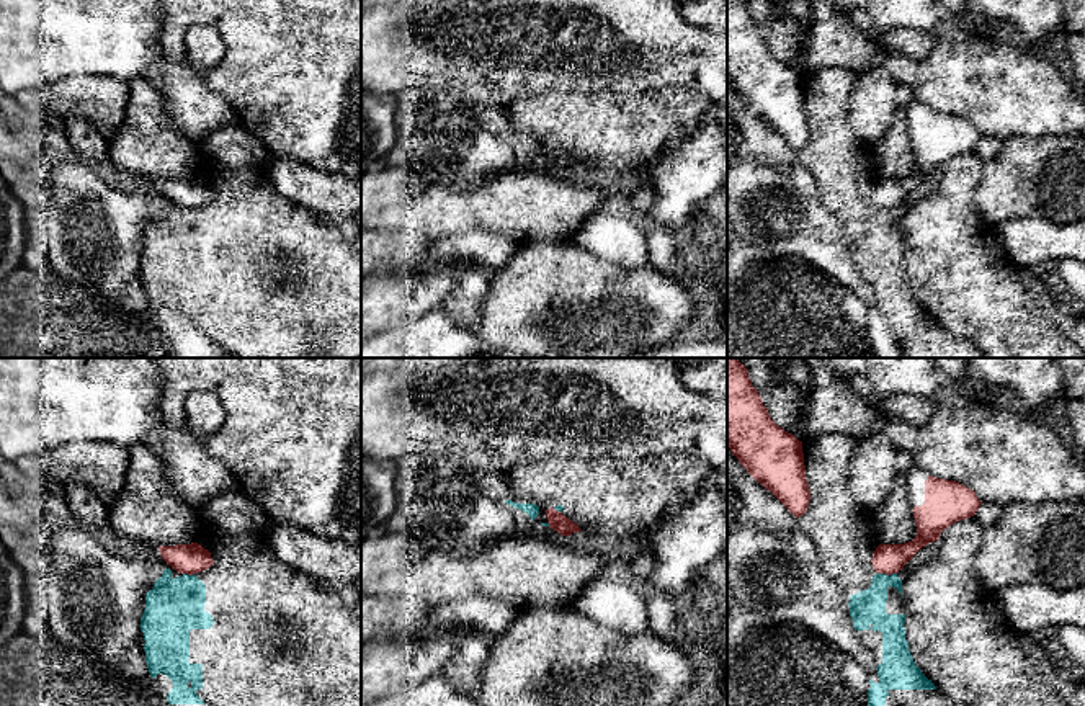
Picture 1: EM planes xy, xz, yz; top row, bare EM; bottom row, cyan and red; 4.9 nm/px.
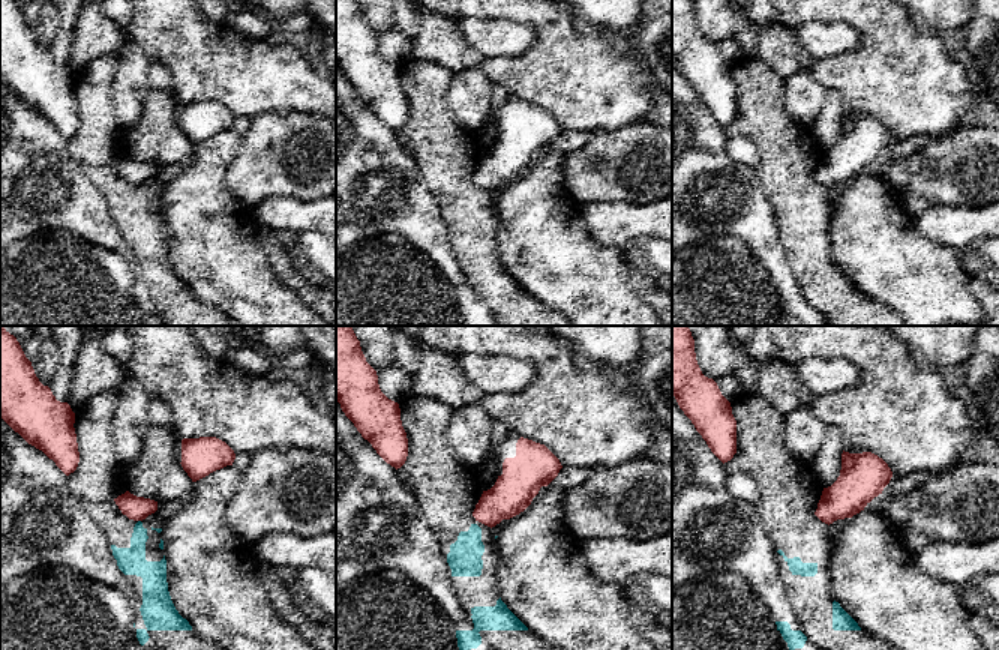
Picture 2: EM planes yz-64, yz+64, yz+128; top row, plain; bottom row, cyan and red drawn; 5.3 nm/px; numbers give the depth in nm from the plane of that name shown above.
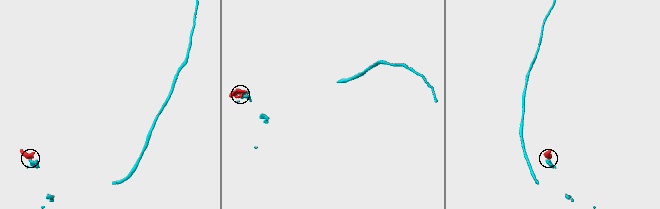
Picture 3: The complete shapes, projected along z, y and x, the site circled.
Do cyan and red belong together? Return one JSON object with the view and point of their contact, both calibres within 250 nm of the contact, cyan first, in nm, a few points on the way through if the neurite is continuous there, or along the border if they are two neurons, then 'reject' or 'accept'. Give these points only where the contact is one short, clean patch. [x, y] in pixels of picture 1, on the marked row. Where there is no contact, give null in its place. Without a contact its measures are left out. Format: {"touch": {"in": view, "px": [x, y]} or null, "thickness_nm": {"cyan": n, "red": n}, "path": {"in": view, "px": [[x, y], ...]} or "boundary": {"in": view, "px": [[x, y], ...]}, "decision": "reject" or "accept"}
{"touch": {"in": "xy", "px": [187, 574]}, "thickness_nm": {"cyan": 280, "red": 150}, "boundary": {"in": "xy", "px": [[183, 572], [193, 574]]}, "decision": "reject"}

